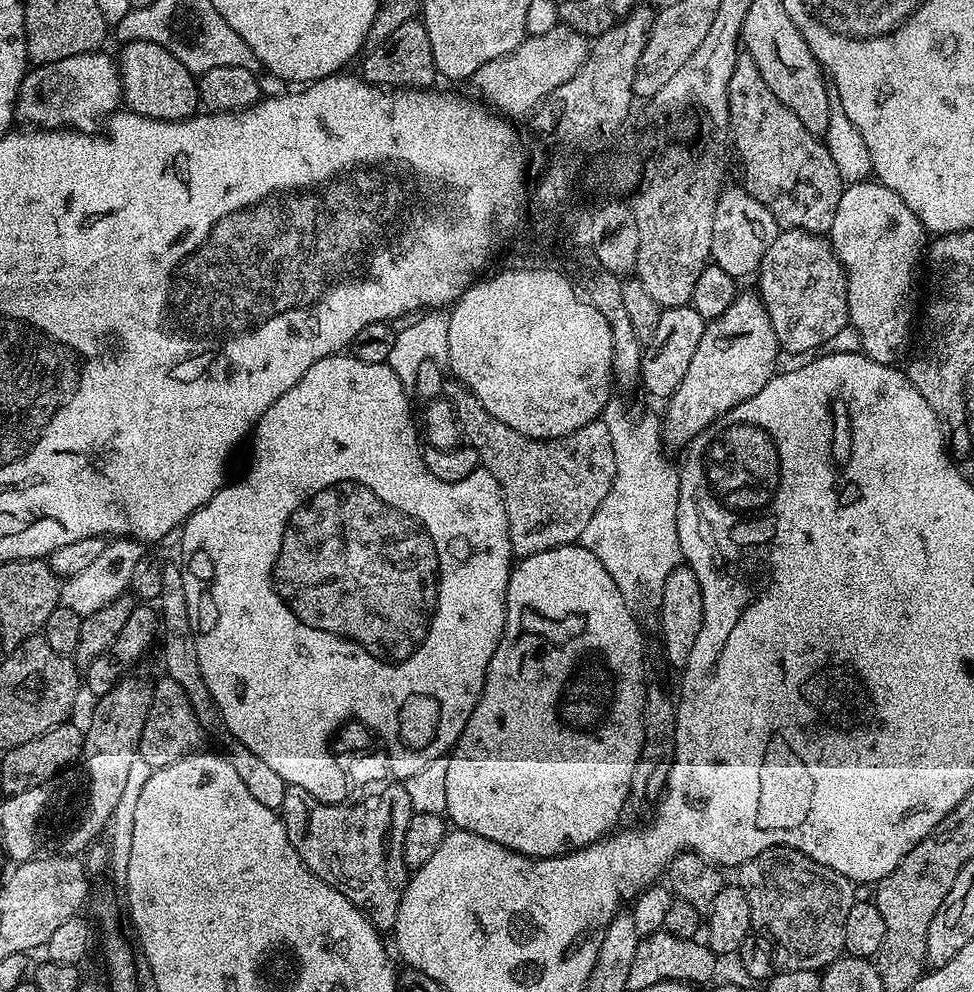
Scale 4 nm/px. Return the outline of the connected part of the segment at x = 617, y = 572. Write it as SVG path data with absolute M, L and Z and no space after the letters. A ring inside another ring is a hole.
M612 398L603 410L602 418L610 430L610 442L614 442L616 477L606 498L602 498L602 506L594 510L594 518L586 522L586 530L582 530L578 543L581 548L590 550L590 554L594 554L594 558L598 558L602 566L606 566L606 574L614 578L614 586L622 590L629 604L639 606L643 600L656 602L659 601L666 578L670 578L670 574L682 560L678 542L680 474L677 465L668 461L669 453L666 451L659 415L651 416L644 412L639 416L636 412L628 412L622 401Z

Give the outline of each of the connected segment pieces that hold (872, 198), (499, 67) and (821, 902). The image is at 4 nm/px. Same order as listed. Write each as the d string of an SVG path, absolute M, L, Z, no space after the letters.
M865 182L845 187L842 202L838 202L838 210L834 214L830 239L848 279L848 323L858 330L858 338L862 338L862 351L874 362L896 366L901 363L900 359L903 361L909 355L914 340L914 321L918 316L916 271L919 268L921 271L922 257L926 252L924 236L926 229L914 210L910 210L910 206L906 206L906 202L902 202L902 198L898 198L898 194L894 194L894 190L885 184Z
M557 26L537 36L525 35L523 42L510 55L486 62L482 70L473 74L470 84L485 96L483 99L497 113L508 118L527 117L533 109L543 104L551 92L558 90L562 82L570 82L570 78L582 70L582 62L586 62L589 47L589 37L567 26Z
M793 848L766 850L739 865L739 872L738 886L746 894L746 902L750 902L753 929L768 941L777 969L820 972L845 955L846 914L850 914L850 906L857 902L856 884L853 881L838 874L838 870L830 870L830 866L822 866L806 858L806 854Z

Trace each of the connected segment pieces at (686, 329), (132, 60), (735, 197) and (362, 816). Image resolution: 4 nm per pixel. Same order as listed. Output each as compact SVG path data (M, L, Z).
M691 304L661 311L658 326L654 329L654 338L646 341L642 358L640 382L643 391L648 391L650 395L657 396L660 402L664 402L674 394L674 390L678 390L686 369L694 359L694 350L698 350L698 342L702 342L705 323L702 314L698 314L698 310L694 310Z
M142 42L123 45L119 50L120 86L127 111L155 120L188 120L197 115L201 107L197 77L170 50Z
M726 187L716 197L714 218L714 234L712 235L711 259L719 268L726 270L726 274L737 278L748 276L759 269L762 258L766 254L768 244L775 238L778 228L775 223L760 224L762 209L760 203L745 192L743 187Z
M391 783L385 788L383 785L374 798L349 804L323 804L290 784L283 789L284 797L278 803L286 834L305 866L350 898L384 934L396 927L398 906L410 879L410 870L402 858L402 838L406 838L406 826L413 813L410 794L406 794L403 783Z

